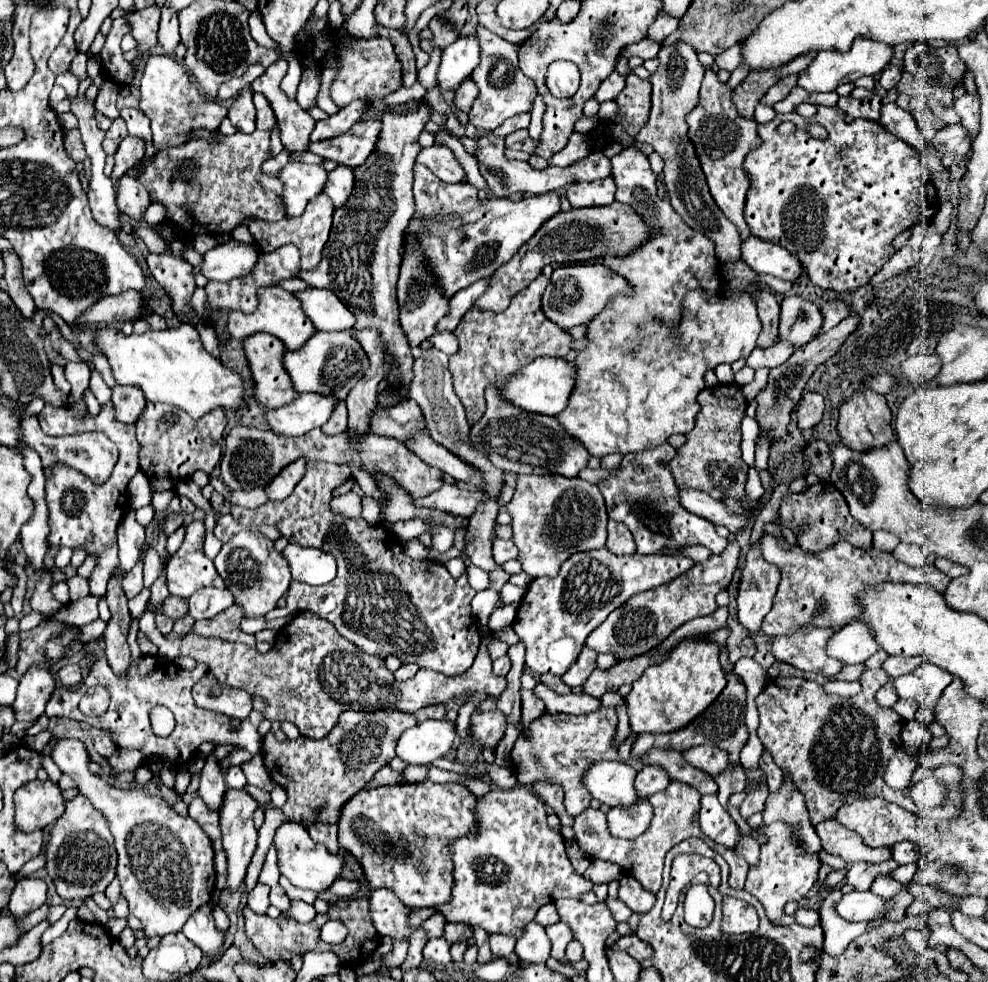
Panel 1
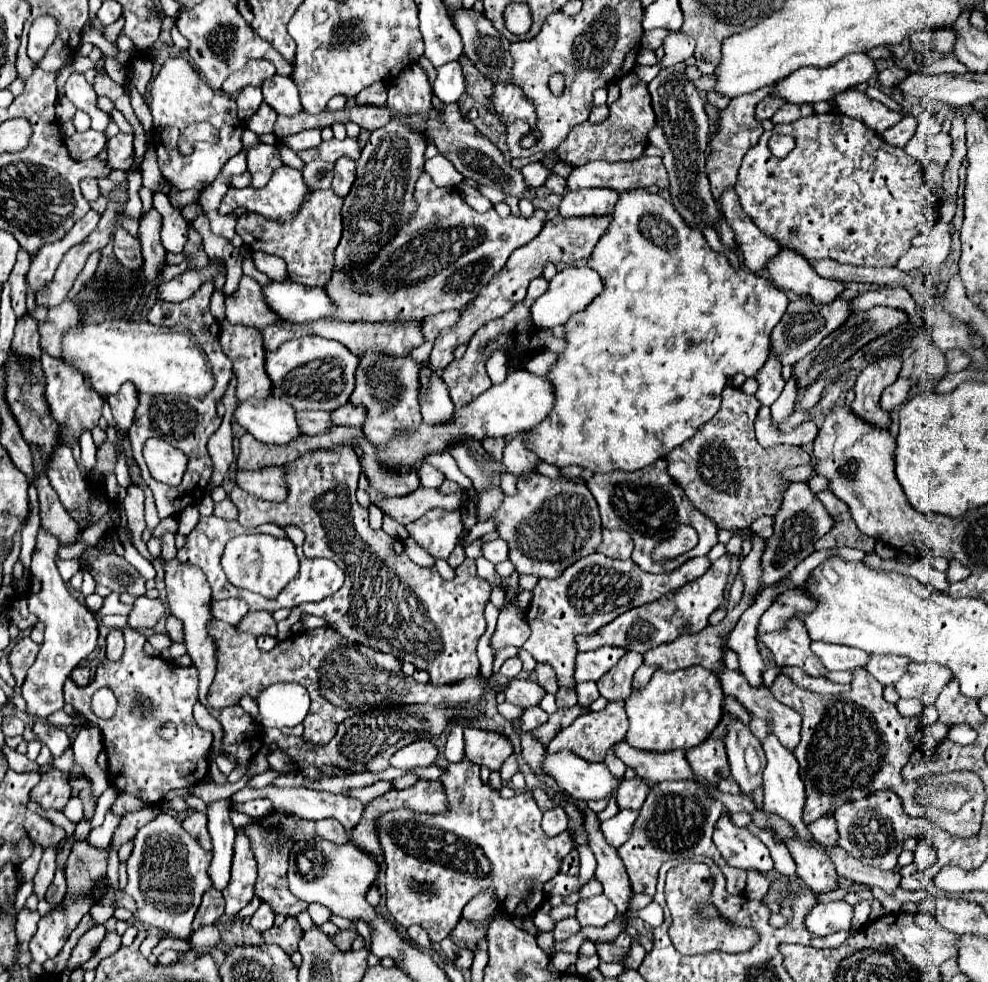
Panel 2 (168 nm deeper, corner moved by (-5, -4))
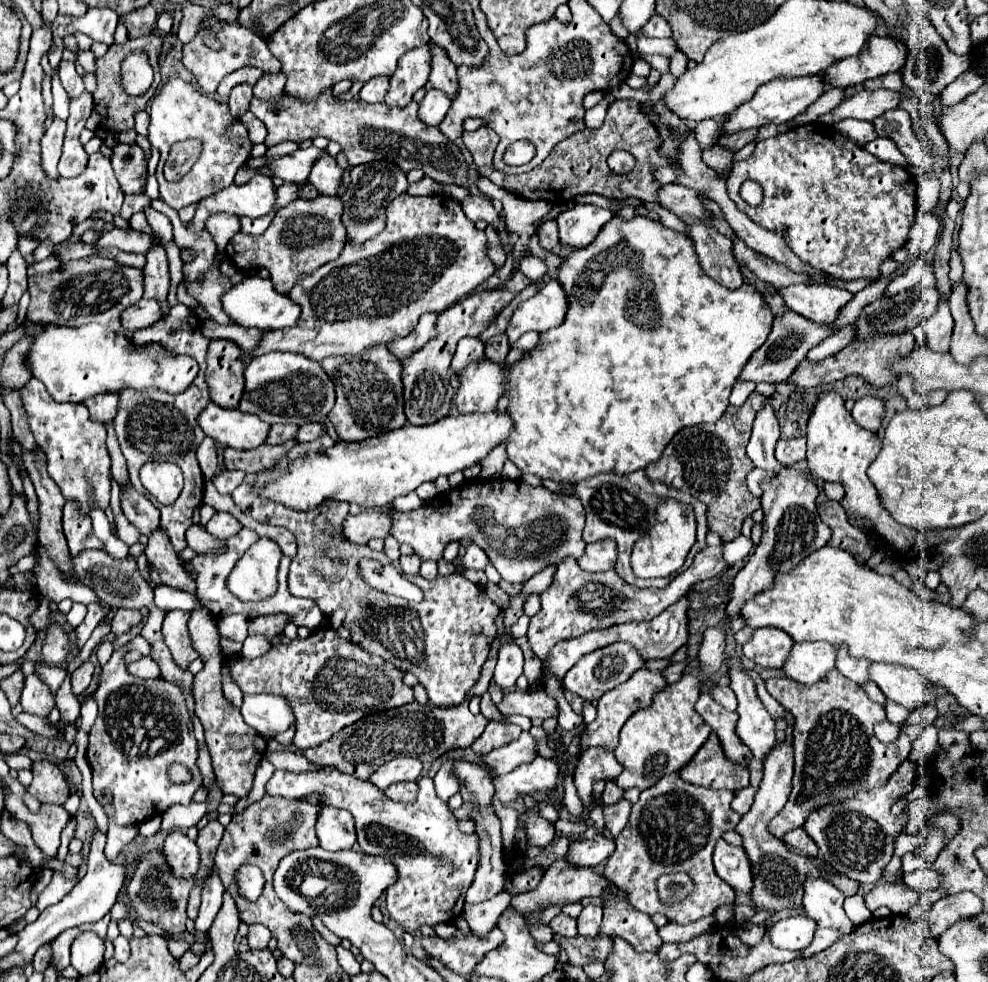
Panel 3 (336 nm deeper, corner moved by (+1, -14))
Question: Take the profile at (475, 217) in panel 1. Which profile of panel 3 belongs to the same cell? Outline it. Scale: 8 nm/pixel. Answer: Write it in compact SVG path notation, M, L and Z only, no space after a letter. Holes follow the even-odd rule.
M408 192L400 194L398 198L394 198L394 202L388 204L386 208L386 230L374 238L370 238L368 242L364 242L362 246L354 246L354 244L346 244L342 254L324 264L320 270L300 278L296 282L296 286L290 290L290 298L302 306L302 316L298 320L298 324L294 328L284 328L284 330L272 330L268 332L262 340L260 340L260 346L252 352L252 354L244 354L244 360L248 356L258 356L258 354L264 354L264 352L272 352L272 350L280 350L280 352L298 352L298 354L304 354L308 358L314 358L314 360L322 360L322 358L330 358L330 356L344 356L344 354L362 354L364 350L370 350L372 346L380 346L380 344L388 344L388 342L394 342L396 338L404 338L406 334L410 334L414 328L416 328L416 322L418 318L424 314L424 312L442 312L446 308L450 308L456 300L464 298L466 294L474 292L476 286L480 286L482 282L486 282L494 272L496 272L496 266L494 262L488 258L487 255L488 242L484 230L478 230L474 226L472 220L466 218L466 214L462 212L462 206L458 200L450 198L450 196L444 196L444 194L436 194L436 196L410 196Z

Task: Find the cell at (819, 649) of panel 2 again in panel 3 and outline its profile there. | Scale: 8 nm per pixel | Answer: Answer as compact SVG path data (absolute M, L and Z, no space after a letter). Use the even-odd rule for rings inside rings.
M802 642L794 644L792 654L784 666L784 672L800 682L814 684L828 674L828 670L836 668L836 648L828 642Z

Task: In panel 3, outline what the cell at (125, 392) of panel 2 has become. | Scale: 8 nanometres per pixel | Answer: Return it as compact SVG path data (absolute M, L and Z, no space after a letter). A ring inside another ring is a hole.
M100 394L96 398L88 398L84 400L84 404L90 410L90 418L102 424L108 424L116 418L116 410L118 410L118 394Z

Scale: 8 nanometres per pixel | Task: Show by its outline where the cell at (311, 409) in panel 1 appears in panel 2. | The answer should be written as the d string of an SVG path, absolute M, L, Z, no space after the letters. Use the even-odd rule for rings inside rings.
M248 398L238 402L232 416L238 426L264 444L288 444L300 436L296 412L282 400Z

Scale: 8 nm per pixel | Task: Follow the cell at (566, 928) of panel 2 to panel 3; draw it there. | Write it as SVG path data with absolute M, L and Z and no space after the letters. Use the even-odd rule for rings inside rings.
M558 914L556 918L552 918L550 922L554 934L560 934L560 936L566 936L566 938L572 938L576 936L576 920L570 918L570 916L564 916L564 914Z

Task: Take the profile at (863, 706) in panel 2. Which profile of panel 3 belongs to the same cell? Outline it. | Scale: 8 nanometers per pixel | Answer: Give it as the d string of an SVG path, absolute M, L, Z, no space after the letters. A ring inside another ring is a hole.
M838 670L812 686L800 686L788 678L770 678L766 690L794 716L794 780L790 798L780 814L772 818L768 830L782 838L786 832L804 826L808 814L820 806L828 806L836 800L854 798L858 790L880 788L890 780L890 774L908 758L912 742L920 734L920 726L906 724L900 728L900 736L884 744L874 736L874 724L884 720L884 708L872 702L864 688L850 678L844 678Z

